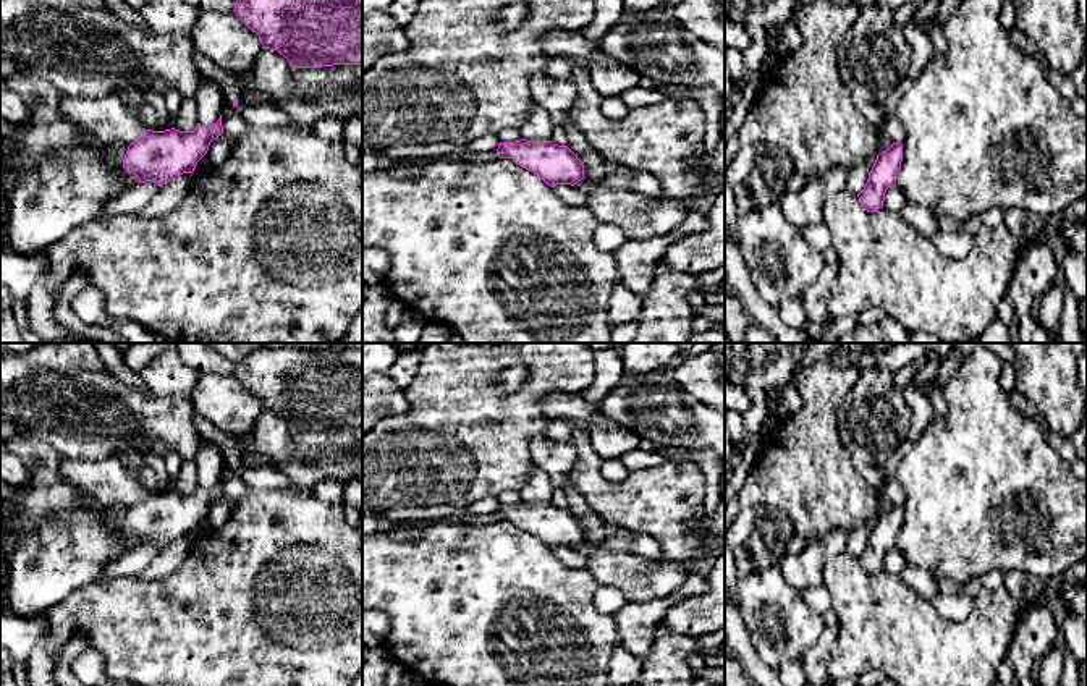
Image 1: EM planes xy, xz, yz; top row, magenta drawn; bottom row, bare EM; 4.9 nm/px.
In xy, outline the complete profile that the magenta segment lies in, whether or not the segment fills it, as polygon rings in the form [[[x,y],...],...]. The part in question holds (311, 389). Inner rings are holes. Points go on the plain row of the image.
[[[260,348],[235,366],[236,379],[293,430],[362,427],[362,349]]]

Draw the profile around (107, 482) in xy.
[[[118,458],[102,461],[63,459],[58,468],[63,482],[86,492],[100,506],[126,506],[142,500],[146,490]]]

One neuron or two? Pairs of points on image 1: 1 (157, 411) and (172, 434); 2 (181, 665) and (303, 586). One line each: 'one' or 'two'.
1: one
2: one

